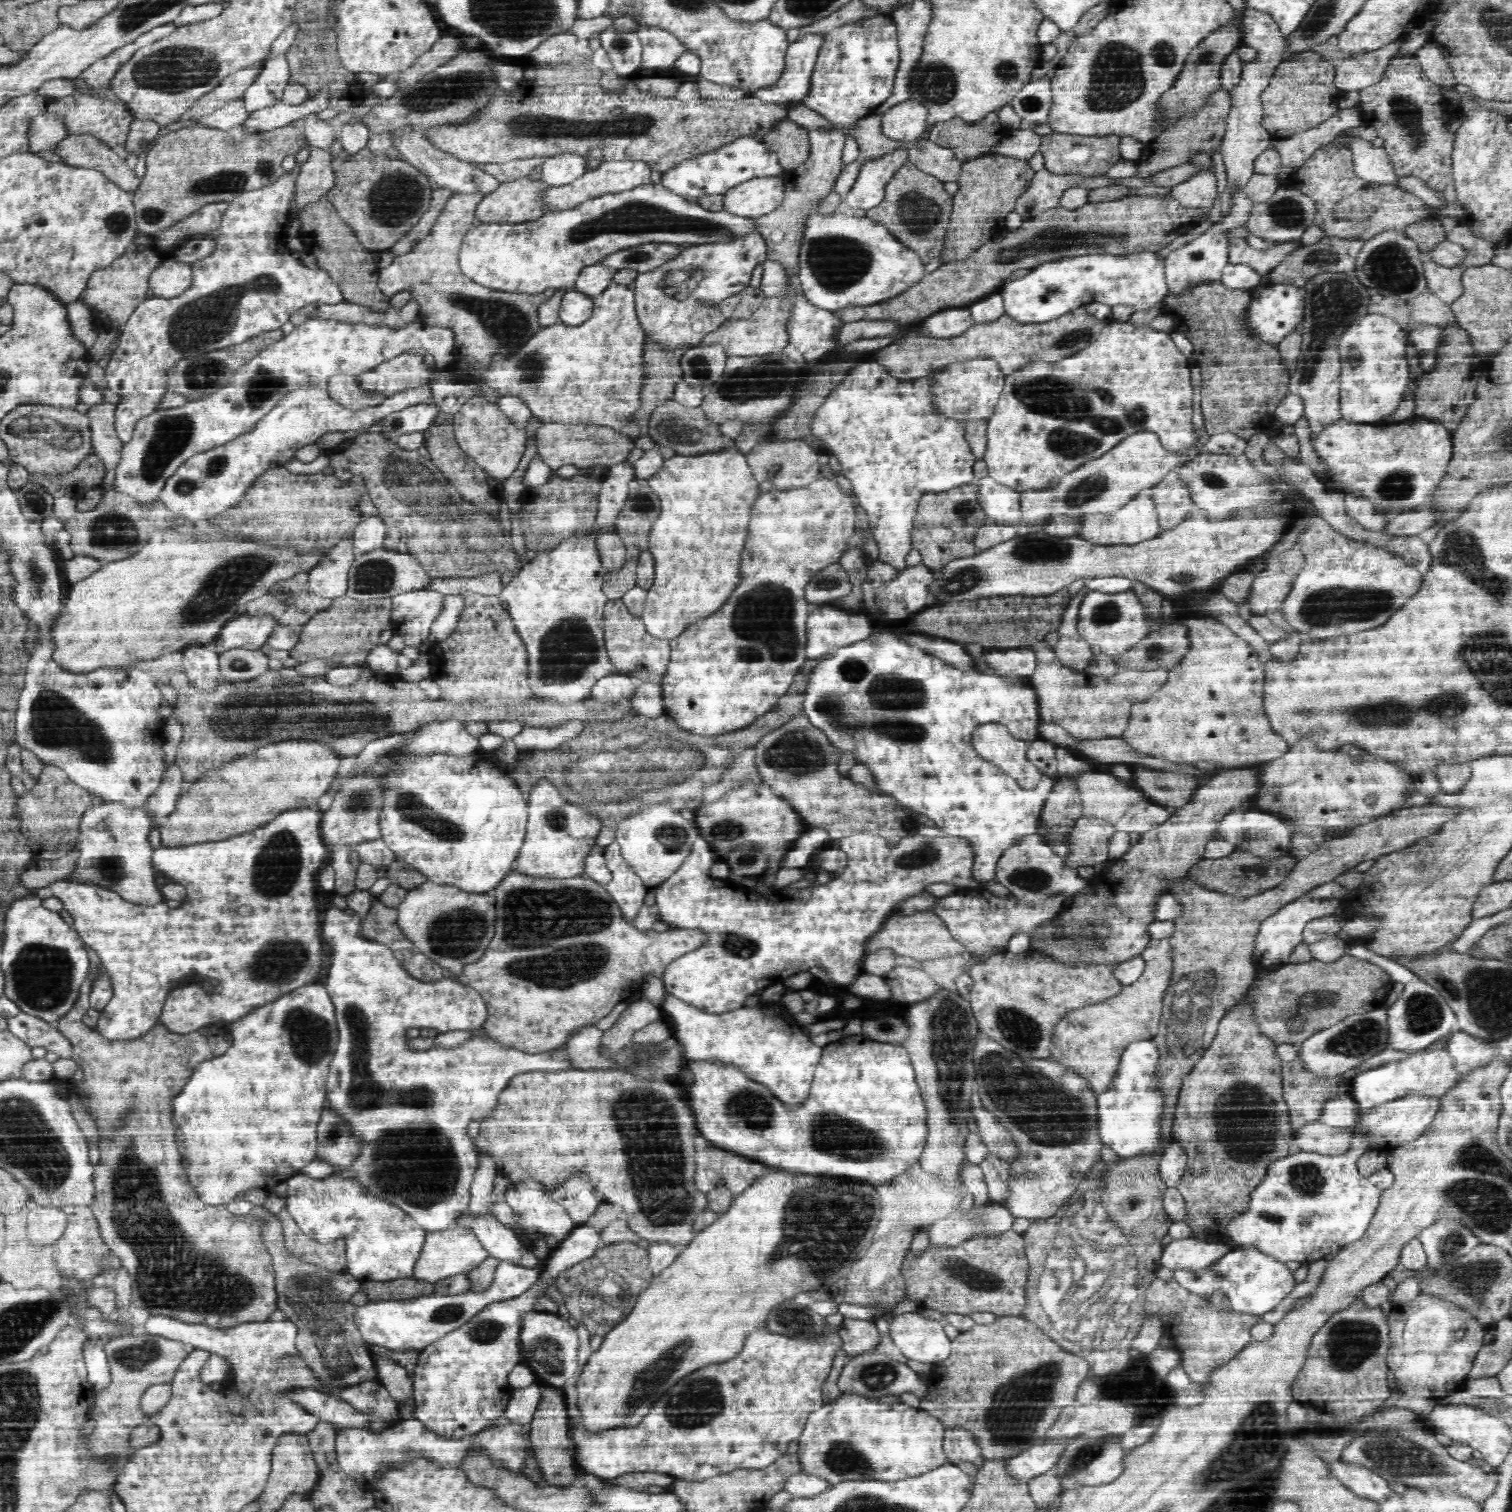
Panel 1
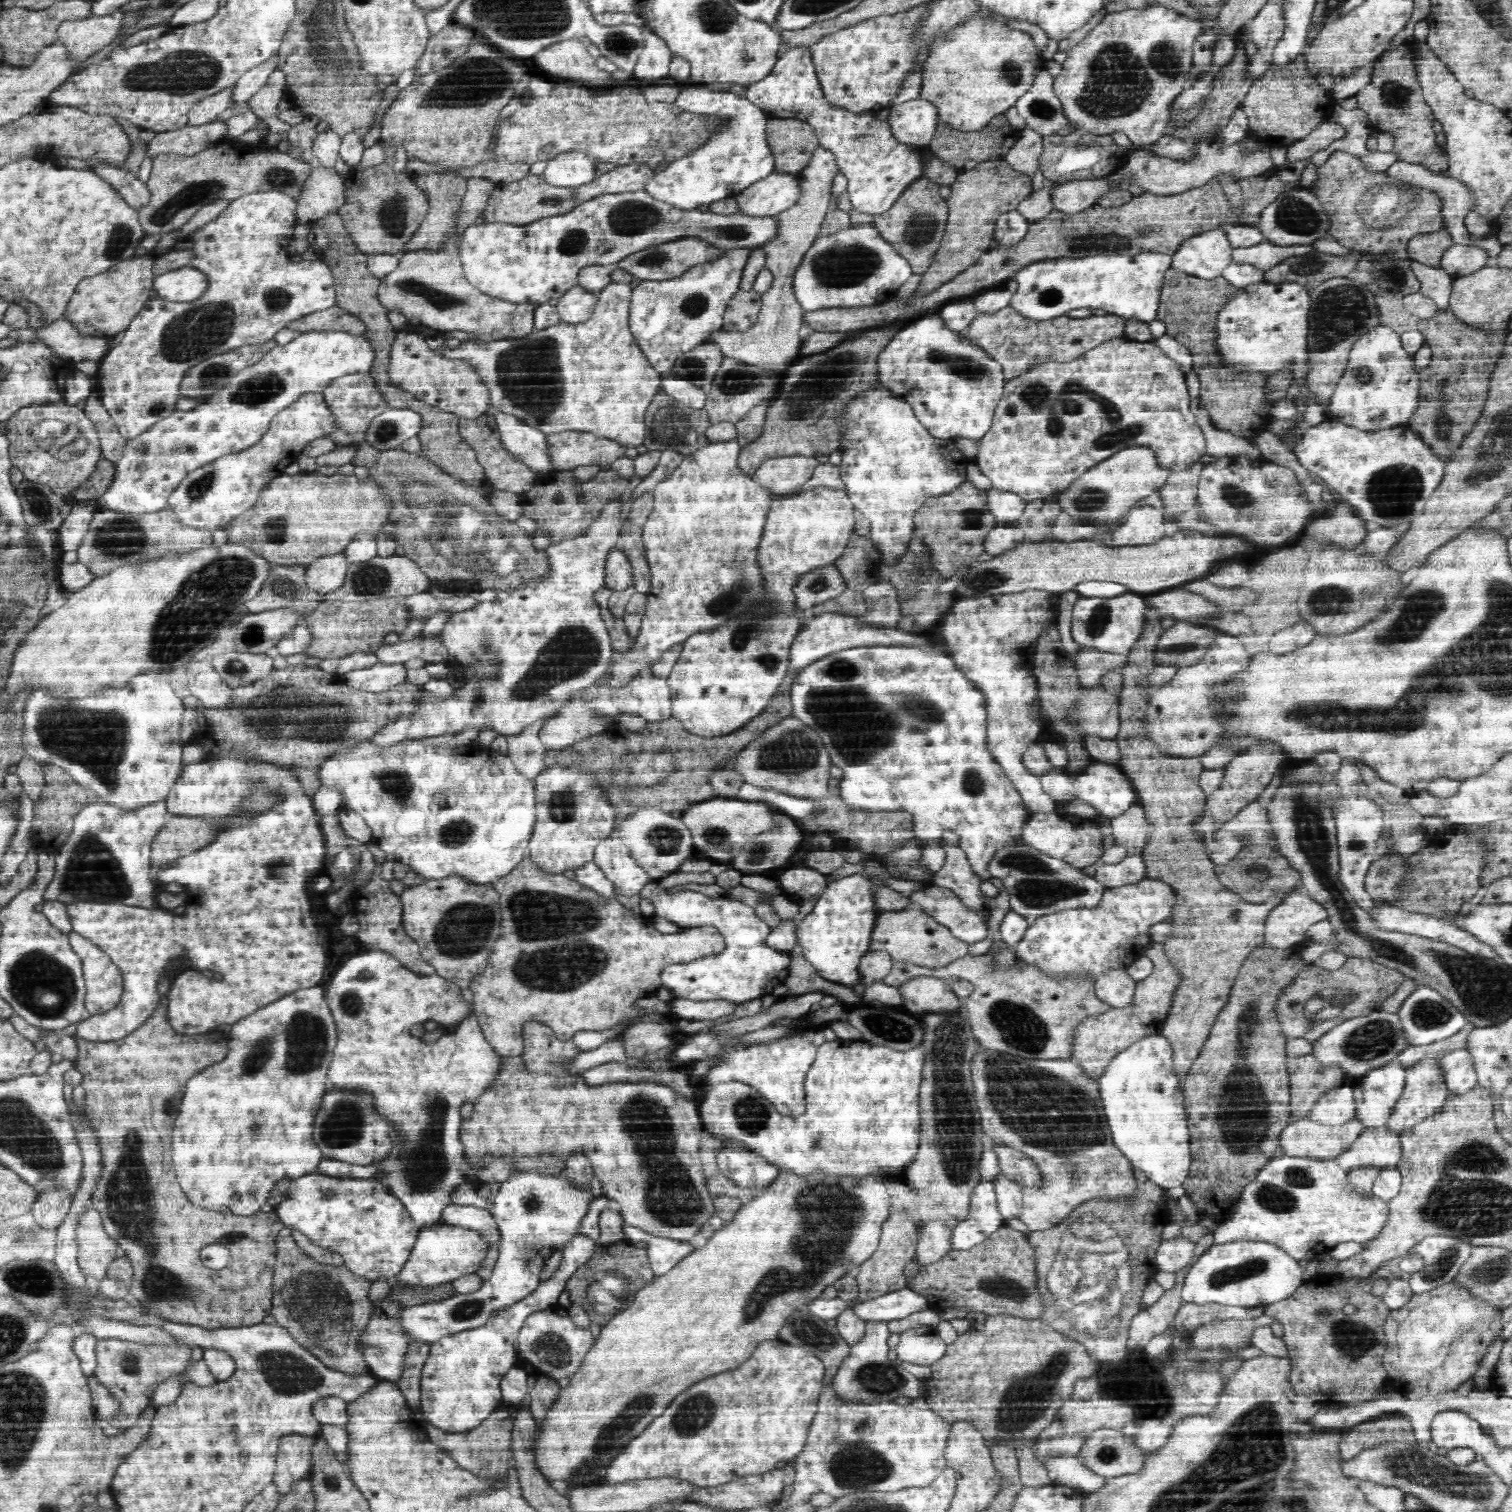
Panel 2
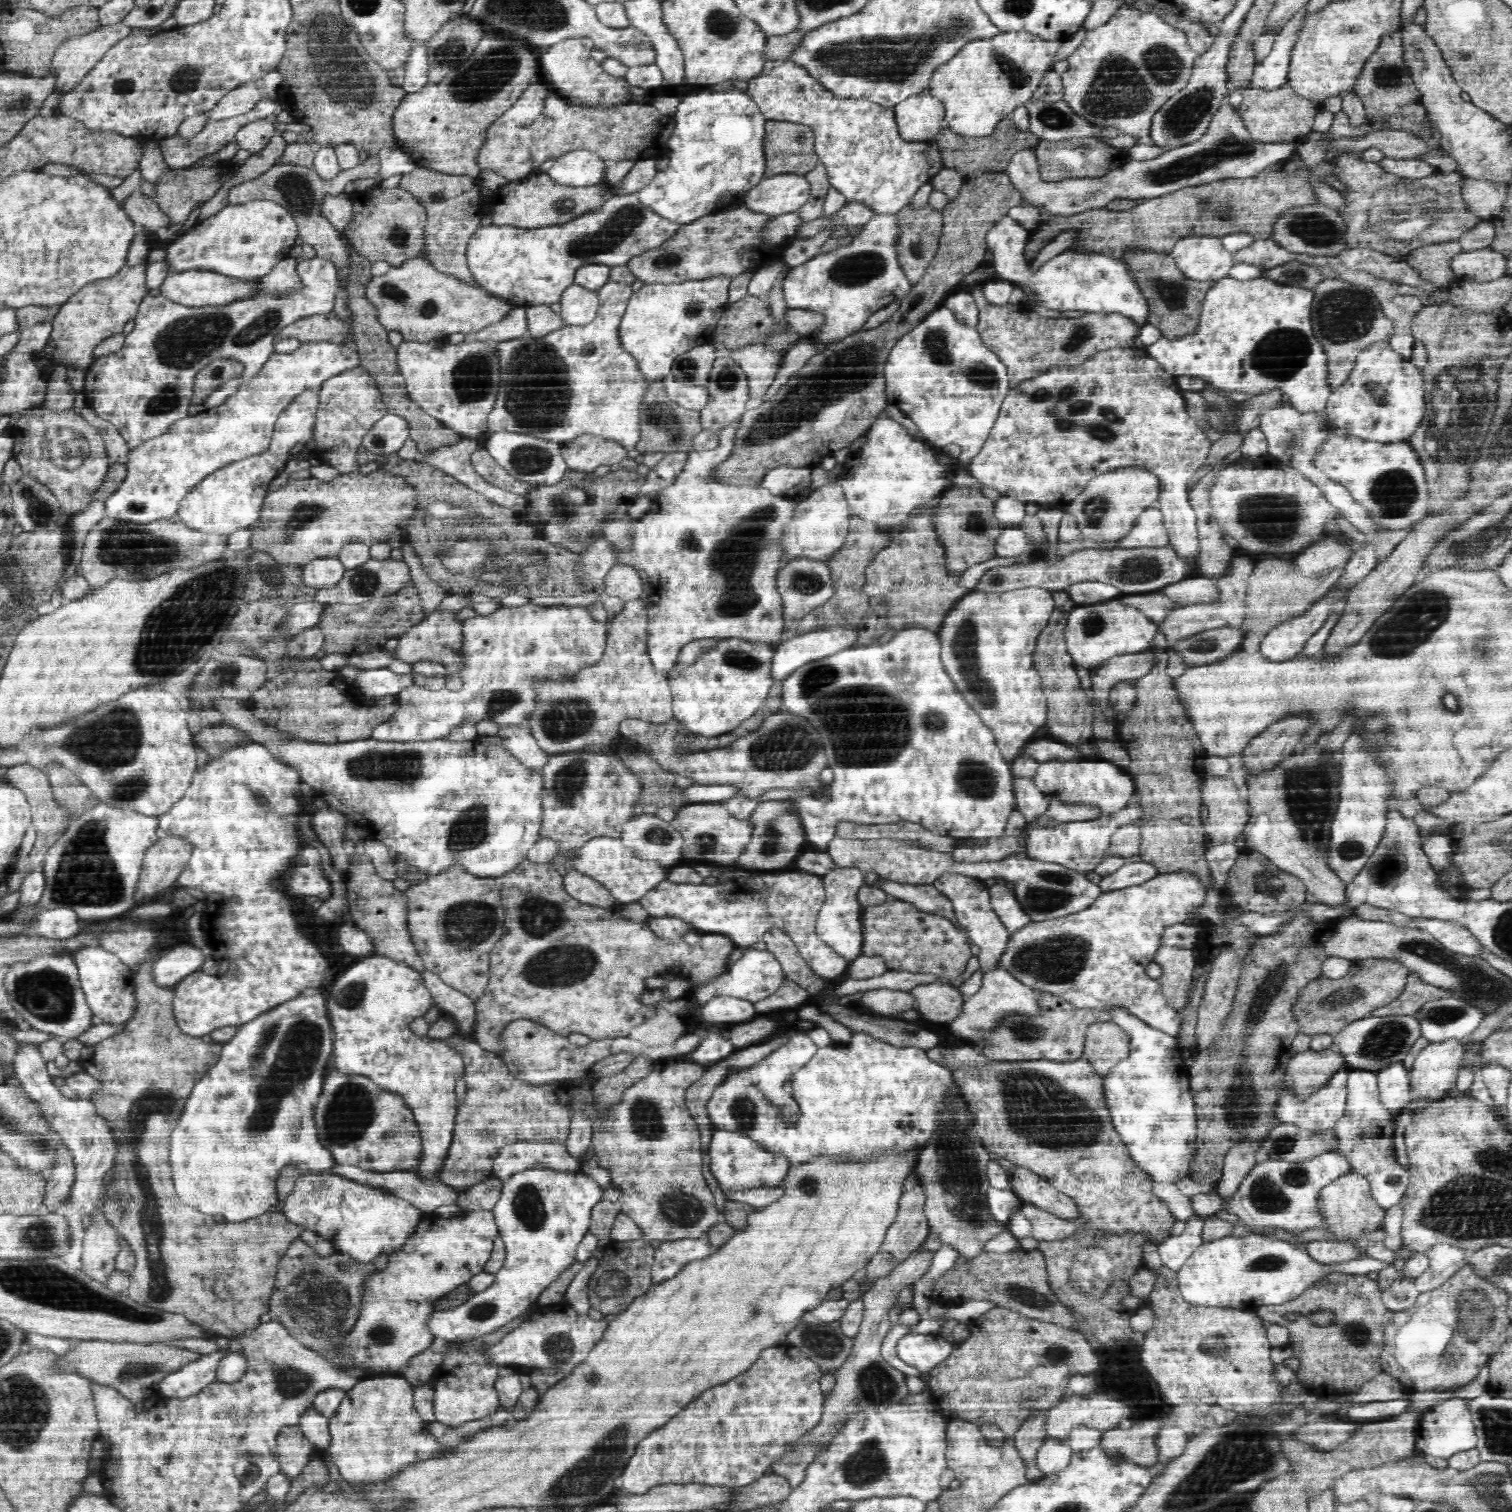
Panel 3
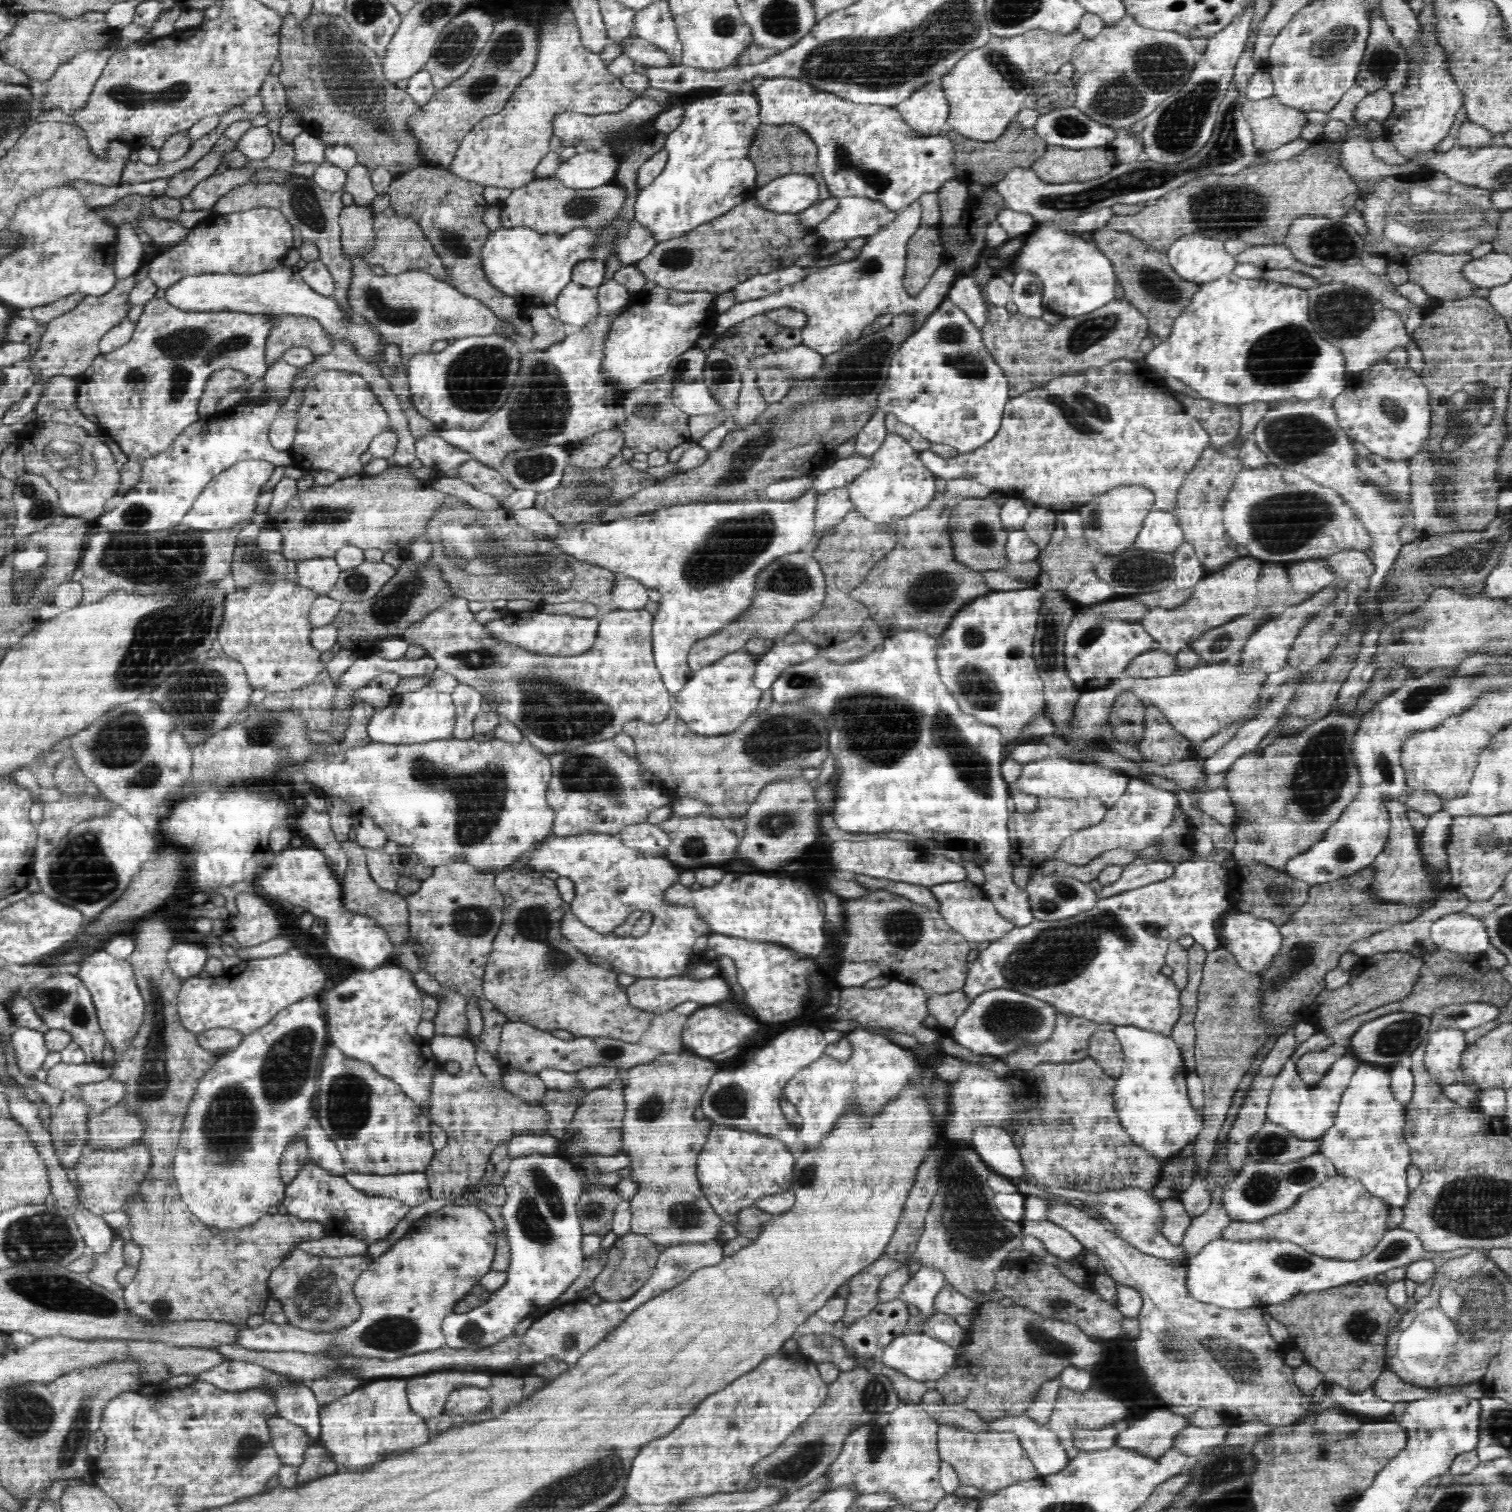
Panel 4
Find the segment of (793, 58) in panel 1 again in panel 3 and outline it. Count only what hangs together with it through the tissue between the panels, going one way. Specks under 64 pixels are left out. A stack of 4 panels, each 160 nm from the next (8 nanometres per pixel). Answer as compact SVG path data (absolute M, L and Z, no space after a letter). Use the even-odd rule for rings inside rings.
M789 58L779 61L772 69L750 79L747 83L747 94L767 120L796 122L805 124L813 130L815 151L827 168L831 186L840 189L850 203L864 205L874 215L896 214L904 204L908 204L908 200L922 184L931 182L932 177L944 167L940 162L940 151L934 140L908 142L900 137L892 107L883 108L868 100L842 100L831 95L827 87L820 84L807 68Z

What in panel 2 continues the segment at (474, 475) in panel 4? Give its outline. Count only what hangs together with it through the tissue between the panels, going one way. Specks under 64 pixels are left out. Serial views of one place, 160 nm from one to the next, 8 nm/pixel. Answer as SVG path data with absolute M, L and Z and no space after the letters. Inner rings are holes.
M485 411L478 416L470 416L470 418L460 416L458 434L462 441L472 448L477 457L477 462L482 466L489 482L496 486L498 490L520 492L521 495L524 490L530 490L533 487L534 472L528 465L524 464L524 460L518 459L514 453L504 449L502 435L500 435L494 415Z

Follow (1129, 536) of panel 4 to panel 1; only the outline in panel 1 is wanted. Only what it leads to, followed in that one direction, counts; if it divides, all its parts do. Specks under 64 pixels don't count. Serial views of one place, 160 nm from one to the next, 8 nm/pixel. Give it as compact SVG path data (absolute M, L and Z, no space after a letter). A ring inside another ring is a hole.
M1136 430L1126 436L1109 452L1098 459L1089 460L1082 467L1062 476L1054 488L1020 490L1022 522L1040 522L1050 516L1080 516L1097 513L1112 513L1130 501L1140 490L1149 490L1170 471L1185 464L1200 452L1193 448L1170 451L1162 445L1160 437L1151 430Z

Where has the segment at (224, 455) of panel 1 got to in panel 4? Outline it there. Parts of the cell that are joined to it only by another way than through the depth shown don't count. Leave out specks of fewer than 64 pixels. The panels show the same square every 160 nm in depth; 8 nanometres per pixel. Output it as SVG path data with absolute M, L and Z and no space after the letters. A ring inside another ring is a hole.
M299 389L286 398L270 429L270 442L280 452L288 452L294 444L297 434L297 412L301 411L301 402L305 392ZM246 460L230 466L218 476L212 478L204 487L204 490L198 494L193 508L182 518L182 524L198 530L222 530L238 524L244 518L250 518L252 512L254 516L252 521L254 525L260 525L260 528L268 525L269 521L266 515L258 513L258 495L260 488L266 483L273 474L276 465L270 461L264 460Z

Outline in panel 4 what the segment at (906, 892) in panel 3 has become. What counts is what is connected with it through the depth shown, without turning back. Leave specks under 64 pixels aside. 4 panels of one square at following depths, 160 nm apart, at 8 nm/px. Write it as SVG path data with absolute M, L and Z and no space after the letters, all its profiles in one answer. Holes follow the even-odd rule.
M856 873L854 882L862 884L864 888L870 888L870 890L886 890L890 893L894 893L900 897L906 897L908 900L922 905L922 907L938 908L939 904L937 898L932 894L929 887L925 887L917 884L910 884L908 882L896 882L885 878L870 878L866 874Z

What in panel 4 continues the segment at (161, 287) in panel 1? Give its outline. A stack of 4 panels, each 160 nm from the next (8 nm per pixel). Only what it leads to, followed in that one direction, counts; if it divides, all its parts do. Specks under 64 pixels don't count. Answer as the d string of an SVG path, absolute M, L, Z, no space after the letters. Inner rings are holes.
M281 263L278 268L261 272L258 274L232 274L232 273L210 273L198 274L198 276L184 276L182 280L178 280L176 284L172 284L170 288L166 288L165 299L175 306L188 312L261 312L262 314L286 314L294 316L309 316L315 318L321 325L326 334L336 343L338 340L349 340L349 344L353 344L357 348L357 355L365 360L366 364L374 364L374 360L378 360L378 356L382 356L385 345L382 345L381 334L376 331L370 323L357 324L352 317L346 319L346 315L342 315L342 309L338 307L338 301L332 296L319 295L309 284L305 283L304 277L300 273L300 266L285 266Z

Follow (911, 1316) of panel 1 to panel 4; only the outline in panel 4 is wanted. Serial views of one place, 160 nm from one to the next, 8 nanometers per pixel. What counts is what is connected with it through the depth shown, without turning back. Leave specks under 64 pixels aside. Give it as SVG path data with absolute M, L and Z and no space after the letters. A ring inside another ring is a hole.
M926 1333L902 1334L883 1350L882 1364L920 1382L936 1381L954 1366L954 1351L949 1344Z

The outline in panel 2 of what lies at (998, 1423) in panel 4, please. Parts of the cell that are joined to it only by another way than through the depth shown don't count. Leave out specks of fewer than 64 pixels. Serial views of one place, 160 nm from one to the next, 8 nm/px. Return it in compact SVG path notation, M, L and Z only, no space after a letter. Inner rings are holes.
M1076 1456L1056 1457L1050 1464L1046 1464L1045 1470L1054 1484L1081 1492L1100 1488L1106 1480L1086 1468Z

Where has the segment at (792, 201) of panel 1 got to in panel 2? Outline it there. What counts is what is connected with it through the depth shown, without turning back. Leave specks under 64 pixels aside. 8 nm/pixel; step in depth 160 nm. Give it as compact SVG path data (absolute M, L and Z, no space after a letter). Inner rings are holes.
M818 144L802 170L794 174L798 183L798 200L790 208L774 215L776 232L773 240L758 246L765 254L765 267L774 273L774 282L765 293L761 293L761 309L756 322L746 330L714 331L707 342L717 344L725 357L735 358L748 364L768 368L787 368L799 358L800 341L798 331L805 311L798 302L794 290L794 277L804 254L820 234L822 218L830 208L833 199L833 184L839 166L836 155L825 146Z

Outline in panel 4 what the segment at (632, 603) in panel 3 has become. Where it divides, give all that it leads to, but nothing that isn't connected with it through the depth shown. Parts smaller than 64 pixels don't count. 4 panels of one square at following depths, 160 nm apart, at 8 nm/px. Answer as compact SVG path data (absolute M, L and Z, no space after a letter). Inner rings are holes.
M454 596L424 620L411 624L402 638L409 645L425 648L426 654L438 662L439 673L454 675L458 682L472 686L483 698L490 700L490 688L493 688L497 708L501 708L501 719L515 724L526 741L550 757L569 748L610 740L622 732L624 722L630 720L642 720L648 724L666 720L672 704L652 658L652 620L654 616L644 608L616 609L603 614L590 652L567 657L538 655L532 651L522 652L520 647L510 647L510 643L498 643L498 639L494 639L494 635L490 635L490 631L486 631L470 612L469 600Z

